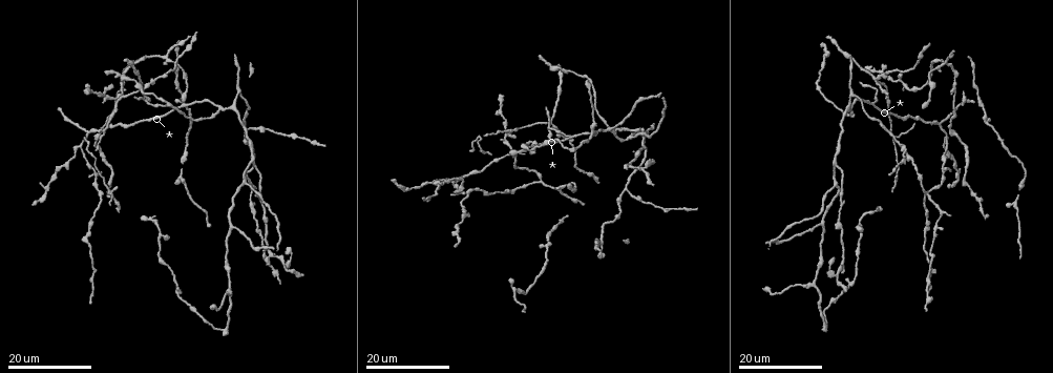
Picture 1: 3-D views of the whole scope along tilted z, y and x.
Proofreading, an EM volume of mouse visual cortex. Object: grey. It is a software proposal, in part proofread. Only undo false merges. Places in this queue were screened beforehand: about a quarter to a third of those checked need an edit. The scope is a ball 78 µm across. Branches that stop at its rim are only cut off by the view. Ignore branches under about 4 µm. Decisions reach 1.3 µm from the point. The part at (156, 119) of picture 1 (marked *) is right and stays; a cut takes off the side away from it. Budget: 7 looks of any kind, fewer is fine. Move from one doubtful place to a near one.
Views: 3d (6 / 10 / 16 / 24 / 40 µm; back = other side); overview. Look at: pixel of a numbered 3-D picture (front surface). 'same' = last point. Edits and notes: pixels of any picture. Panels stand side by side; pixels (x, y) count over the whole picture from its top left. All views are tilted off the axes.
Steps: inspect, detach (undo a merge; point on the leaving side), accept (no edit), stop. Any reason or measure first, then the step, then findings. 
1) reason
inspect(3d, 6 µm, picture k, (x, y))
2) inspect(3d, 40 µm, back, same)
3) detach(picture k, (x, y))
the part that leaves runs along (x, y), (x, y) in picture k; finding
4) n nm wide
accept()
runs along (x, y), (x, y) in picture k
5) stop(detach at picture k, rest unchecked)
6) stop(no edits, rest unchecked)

four or more arms meet
inspect(3d, 16 µm, picture 1, (940, 66))

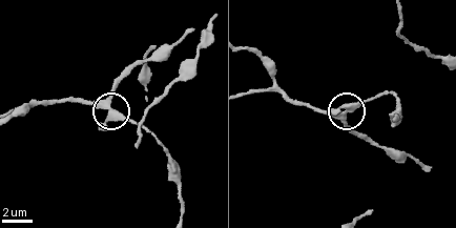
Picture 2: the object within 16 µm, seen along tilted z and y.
zoom in
inspect(3d, 10 µm, picture 2, (342, 114))

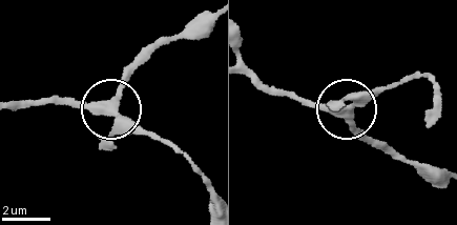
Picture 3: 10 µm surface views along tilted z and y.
side arm 15 µm
accept()
runs along (17, 104), (48, 100), (109, 107), (140, 124), (150, 138) in picture 3; one neuron here

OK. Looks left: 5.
inspect(3d, 24 µm, picture 1, (91, 154))

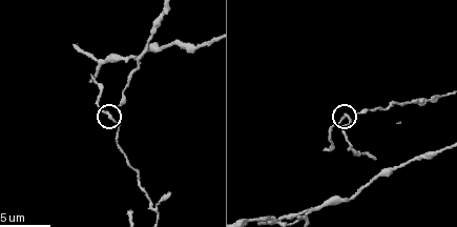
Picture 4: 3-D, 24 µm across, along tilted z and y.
zoom in
inspect(3d, 6 µm, picture 4, (346, 116))

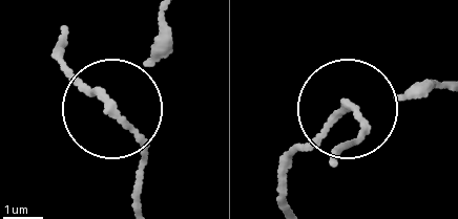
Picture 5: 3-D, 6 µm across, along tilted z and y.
detach(picture 5, (319, 146))
the part that leaves runs along (354, 105), (359, 136), (336, 157) in picture 5; two neurons meet here

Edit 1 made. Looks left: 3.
three arms meet
inspect(3d, 16 µm, picture 1, (944, 138))

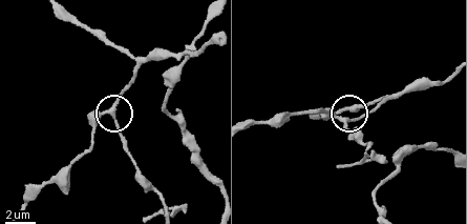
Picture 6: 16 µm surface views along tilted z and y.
inspect(3d, 10 µm, picture 6, (108, 110))

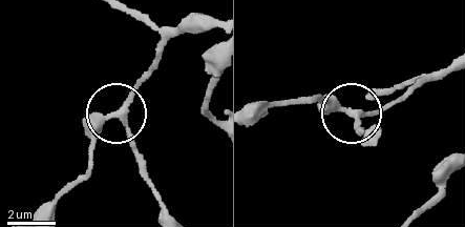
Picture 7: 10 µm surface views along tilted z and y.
3 arms
accept()
runs along (214, 24), (186, 24), (169, 40), (101, 127), (84, 176) in picture 7; one neuron here

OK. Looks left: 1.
stop(detach at picture 5, rest unchecked)

